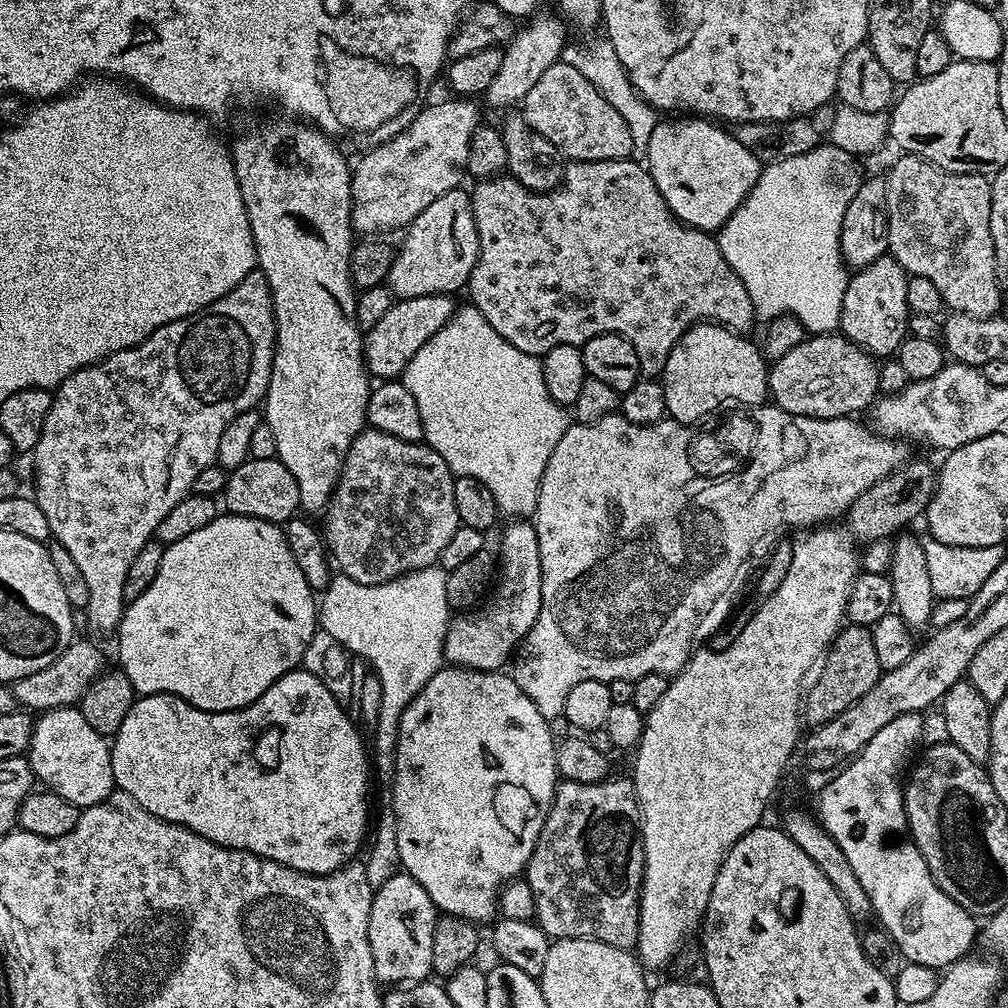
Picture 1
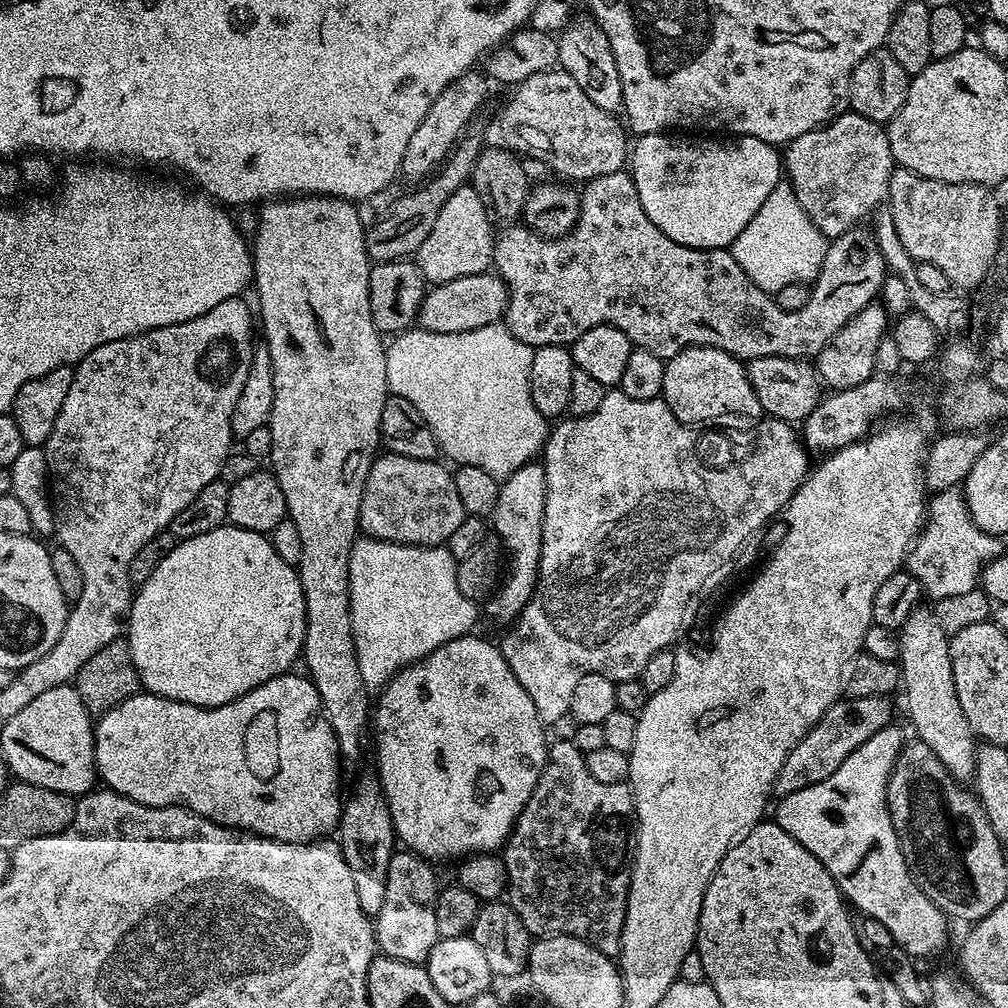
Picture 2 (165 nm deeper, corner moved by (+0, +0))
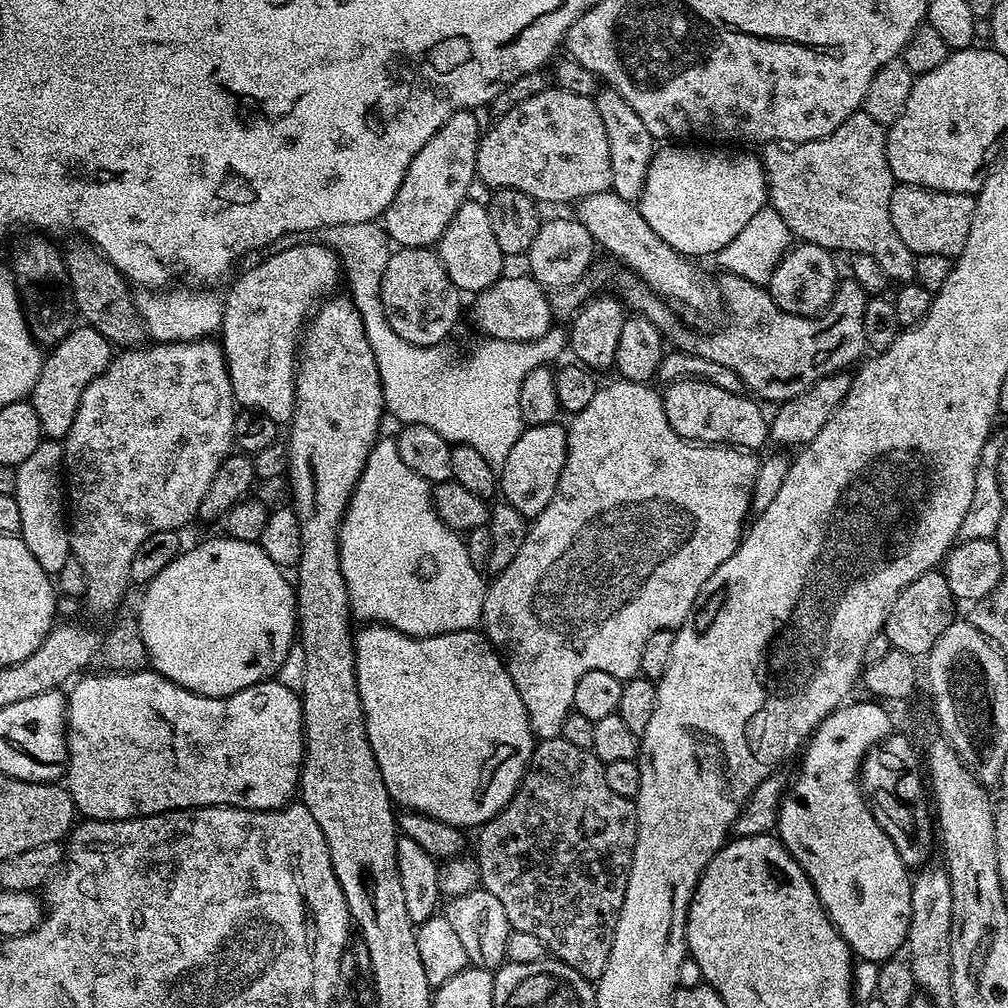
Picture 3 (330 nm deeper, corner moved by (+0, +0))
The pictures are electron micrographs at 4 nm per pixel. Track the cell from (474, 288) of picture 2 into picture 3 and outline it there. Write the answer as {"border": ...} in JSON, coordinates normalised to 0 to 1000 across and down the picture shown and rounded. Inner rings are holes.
{"border":[[[501,272],[484,285],[481,290],[471,291],[468,302],[468,317],[485,337],[502,339],[526,339],[538,335],[550,323],[545,291],[527,273],[507,274]]]}

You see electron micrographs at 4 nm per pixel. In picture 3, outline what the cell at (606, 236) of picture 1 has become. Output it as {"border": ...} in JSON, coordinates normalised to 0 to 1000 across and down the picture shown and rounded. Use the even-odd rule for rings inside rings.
{"border":[[[624,268],[616,271],[611,278],[610,289],[630,313],[640,313],[642,317],[649,319],[655,332],[666,340],[668,337],[671,340],[668,342],[674,348],[686,349],[689,353],[703,356],[704,359],[723,364],[734,373],[737,384],[755,398],[777,399],[792,395],[796,387],[804,387],[804,383],[808,383],[815,375],[844,366],[858,352],[856,349],[859,349],[855,312],[859,312],[859,300],[863,295],[855,288],[853,281],[844,276],[832,279],[827,296],[817,309],[810,313],[789,313],[771,304],[761,285],[735,274],[715,273],[712,285],[718,322],[711,329],[689,329],[688,326],[682,325],[667,311],[670,309],[651,291],[645,289],[631,271]]]}

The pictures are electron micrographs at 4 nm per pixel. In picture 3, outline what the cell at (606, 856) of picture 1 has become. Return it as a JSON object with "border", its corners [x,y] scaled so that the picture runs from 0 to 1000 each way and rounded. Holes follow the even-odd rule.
{"border":[[[555,732],[535,735],[529,741],[524,762],[520,765],[520,771],[516,773],[516,779],[512,781],[512,787],[506,792],[506,796],[494,809],[476,818],[474,822],[476,830],[473,831],[472,842],[470,842],[470,848],[476,860],[477,878],[486,887],[490,887],[490,891],[494,891],[494,895],[498,895],[498,903],[502,903],[502,911],[508,917],[509,922],[513,925],[530,927],[530,931],[534,931],[534,935],[538,935],[541,941],[551,951],[573,962],[573,966],[577,966],[588,974],[594,972],[595,967],[601,962],[601,954],[605,954],[605,942],[609,935],[617,895],[621,891],[623,868],[627,862],[629,839],[631,838],[631,799],[628,795],[617,792],[617,788],[609,788],[609,784],[605,784],[605,779],[601,777],[599,760],[586,742],[569,740]]]}

